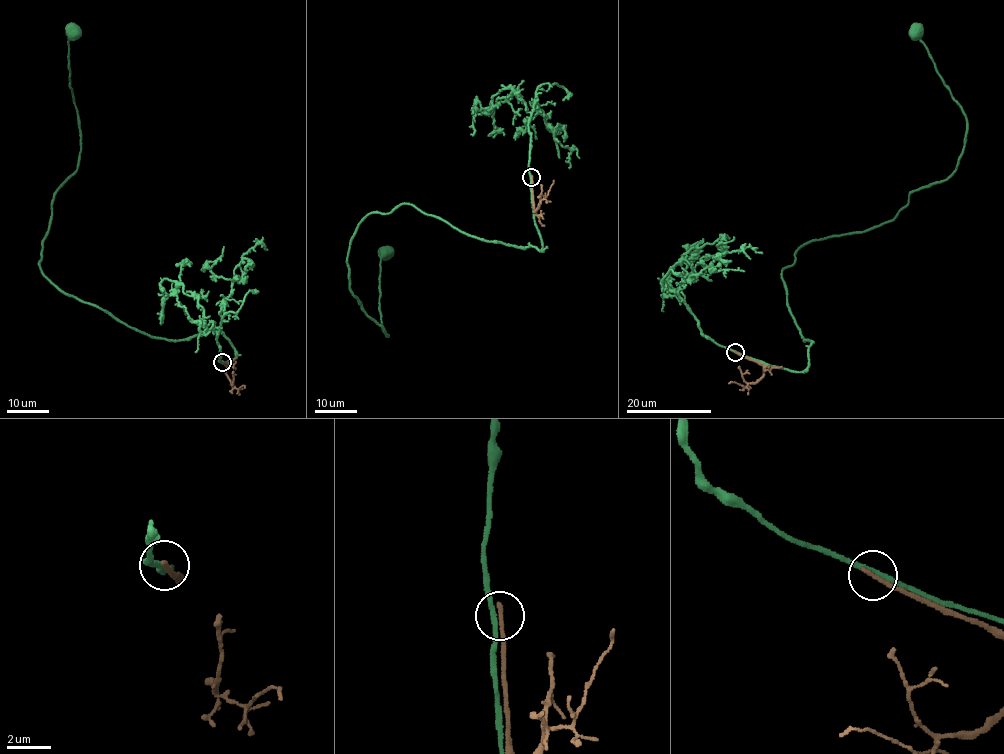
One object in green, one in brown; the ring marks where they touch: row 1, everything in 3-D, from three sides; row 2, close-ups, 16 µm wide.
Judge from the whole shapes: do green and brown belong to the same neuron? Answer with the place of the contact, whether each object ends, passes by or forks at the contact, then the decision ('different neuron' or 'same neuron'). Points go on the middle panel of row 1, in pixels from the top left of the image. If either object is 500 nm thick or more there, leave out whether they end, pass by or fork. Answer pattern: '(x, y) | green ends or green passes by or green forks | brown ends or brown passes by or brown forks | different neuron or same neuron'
(531, 177) | green passes by | brown ends | different neuron

